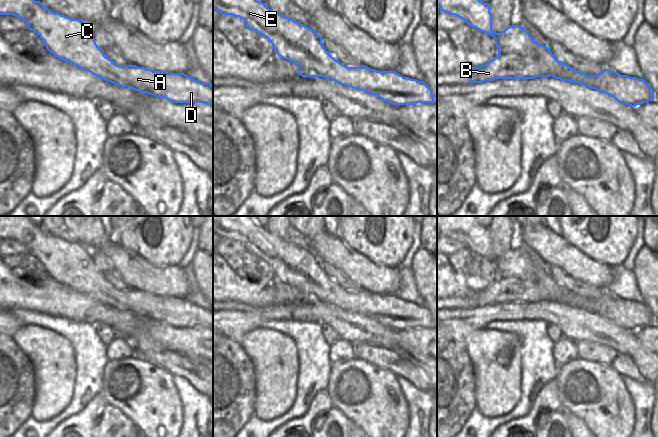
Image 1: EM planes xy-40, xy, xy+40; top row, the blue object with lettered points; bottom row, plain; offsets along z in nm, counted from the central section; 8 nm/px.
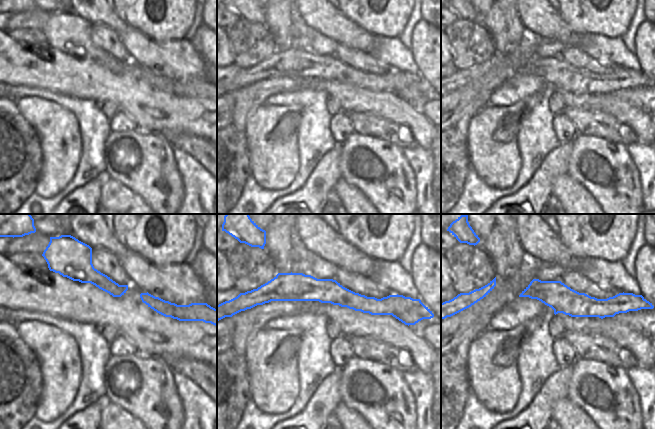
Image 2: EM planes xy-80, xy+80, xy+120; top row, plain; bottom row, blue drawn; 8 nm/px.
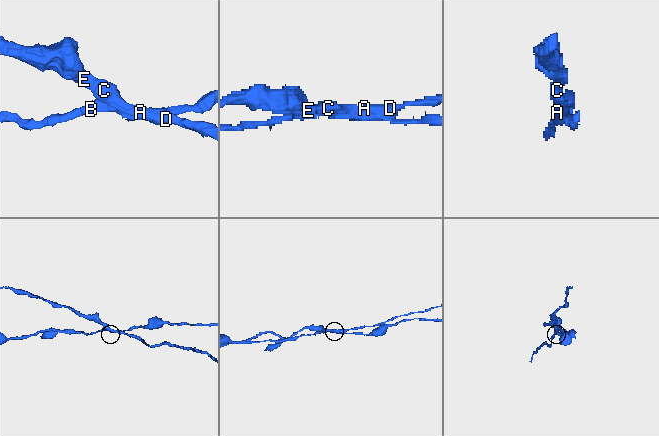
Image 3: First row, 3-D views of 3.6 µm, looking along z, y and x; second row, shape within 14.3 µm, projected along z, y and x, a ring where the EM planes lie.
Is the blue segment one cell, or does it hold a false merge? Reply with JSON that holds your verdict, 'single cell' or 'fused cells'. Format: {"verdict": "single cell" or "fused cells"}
{"verdict": "fused cells"}

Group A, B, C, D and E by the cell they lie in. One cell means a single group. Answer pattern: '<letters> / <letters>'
A C D E / B

